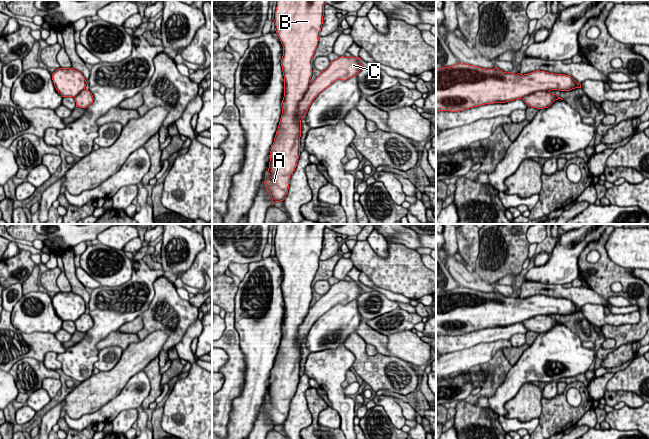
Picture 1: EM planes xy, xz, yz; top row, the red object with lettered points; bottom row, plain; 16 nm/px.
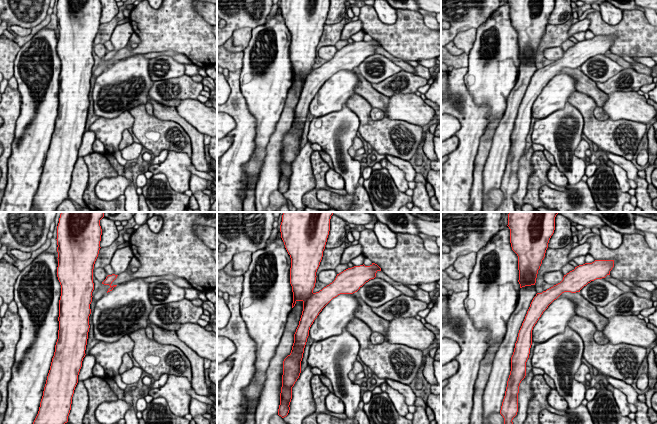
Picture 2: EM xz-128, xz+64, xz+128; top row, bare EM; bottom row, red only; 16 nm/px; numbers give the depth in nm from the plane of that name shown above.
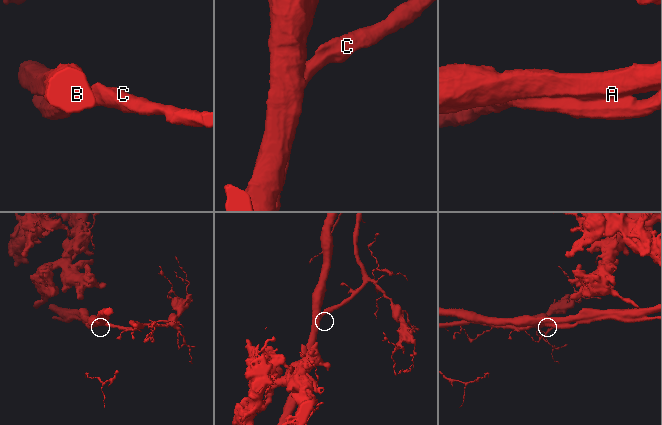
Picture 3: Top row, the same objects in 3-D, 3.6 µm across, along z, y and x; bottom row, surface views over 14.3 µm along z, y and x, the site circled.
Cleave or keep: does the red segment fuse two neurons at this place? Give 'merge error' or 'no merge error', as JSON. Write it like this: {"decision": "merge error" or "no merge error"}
{"decision": "merge error"}

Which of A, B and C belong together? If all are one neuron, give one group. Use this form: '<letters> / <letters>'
A B / C

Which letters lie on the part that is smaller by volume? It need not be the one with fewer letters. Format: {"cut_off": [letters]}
{"cut_off": ["C"]}

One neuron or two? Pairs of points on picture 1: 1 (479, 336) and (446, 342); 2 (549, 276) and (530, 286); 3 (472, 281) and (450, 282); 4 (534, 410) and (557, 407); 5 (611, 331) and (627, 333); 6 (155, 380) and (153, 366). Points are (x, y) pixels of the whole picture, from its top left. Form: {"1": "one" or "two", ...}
{"1": "one", "2": "two", "3": "two", "4": "two", "5": "one", "6": "one"}

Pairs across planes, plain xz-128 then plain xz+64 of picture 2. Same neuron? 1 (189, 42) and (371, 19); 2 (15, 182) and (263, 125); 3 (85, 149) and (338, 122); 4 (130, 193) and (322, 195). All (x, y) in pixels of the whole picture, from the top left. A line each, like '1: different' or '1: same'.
1: same
2: same
3: different
4: different

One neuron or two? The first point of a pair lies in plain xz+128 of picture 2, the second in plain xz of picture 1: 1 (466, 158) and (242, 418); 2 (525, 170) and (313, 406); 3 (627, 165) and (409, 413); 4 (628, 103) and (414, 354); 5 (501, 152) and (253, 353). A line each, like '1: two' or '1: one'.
1: two
2: two
3: one
4: one
5: two

